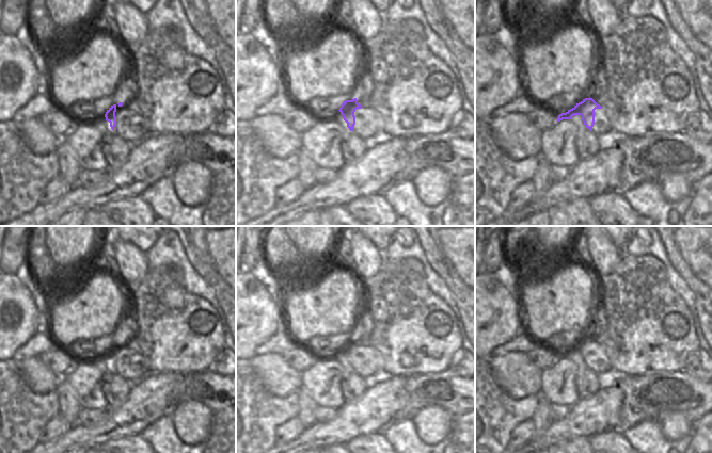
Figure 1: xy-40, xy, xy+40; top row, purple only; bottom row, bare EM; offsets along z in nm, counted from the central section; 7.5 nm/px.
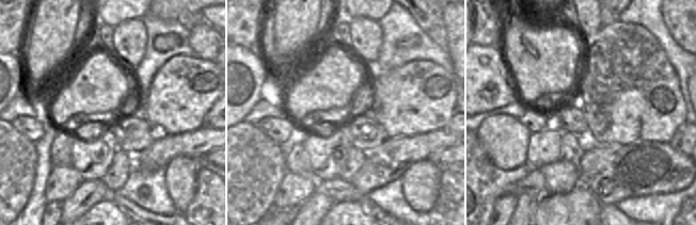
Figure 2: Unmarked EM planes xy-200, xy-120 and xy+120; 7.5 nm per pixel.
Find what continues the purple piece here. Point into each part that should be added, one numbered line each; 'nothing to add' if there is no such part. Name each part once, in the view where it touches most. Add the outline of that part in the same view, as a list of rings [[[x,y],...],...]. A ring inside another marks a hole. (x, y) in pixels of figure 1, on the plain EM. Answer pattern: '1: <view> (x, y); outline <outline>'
1: xy-40 (130, 365); outline [[[125,341],[122,345],[116,343],[115,355],[114,373],[130,384],[137,384],[148,374],[146,361],[137,347],[126,344]]]

